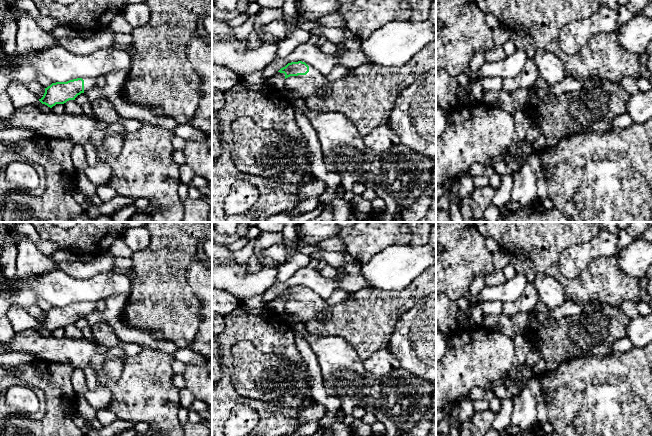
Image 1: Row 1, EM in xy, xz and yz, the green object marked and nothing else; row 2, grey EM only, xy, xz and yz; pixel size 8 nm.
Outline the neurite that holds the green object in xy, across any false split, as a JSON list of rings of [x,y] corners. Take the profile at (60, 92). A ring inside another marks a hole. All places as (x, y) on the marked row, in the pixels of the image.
[[[77,78],[67,82],[56,82],[45,88],[45,93],[39,101],[52,108],[56,104],[64,104],[81,93],[95,87],[96,78]]]

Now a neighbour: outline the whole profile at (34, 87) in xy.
[[[32,81],[26,85],[28,90],[36,95],[38,99],[41,99],[45,93],[45,88],[41,86],[37,81]]]

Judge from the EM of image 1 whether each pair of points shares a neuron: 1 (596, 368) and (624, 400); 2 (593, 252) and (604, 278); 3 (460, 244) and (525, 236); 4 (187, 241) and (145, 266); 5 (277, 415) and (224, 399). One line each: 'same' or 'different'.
1: same
2: different
3: different
4: same
5: same

